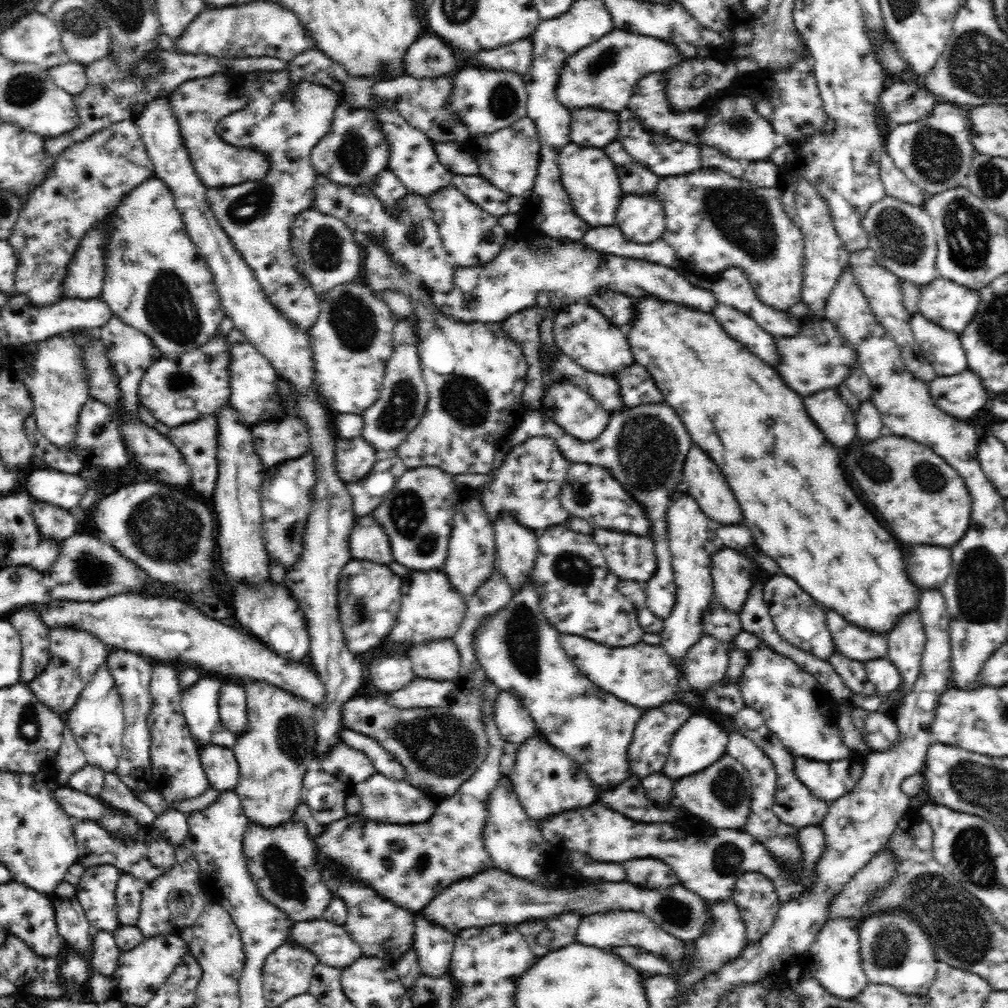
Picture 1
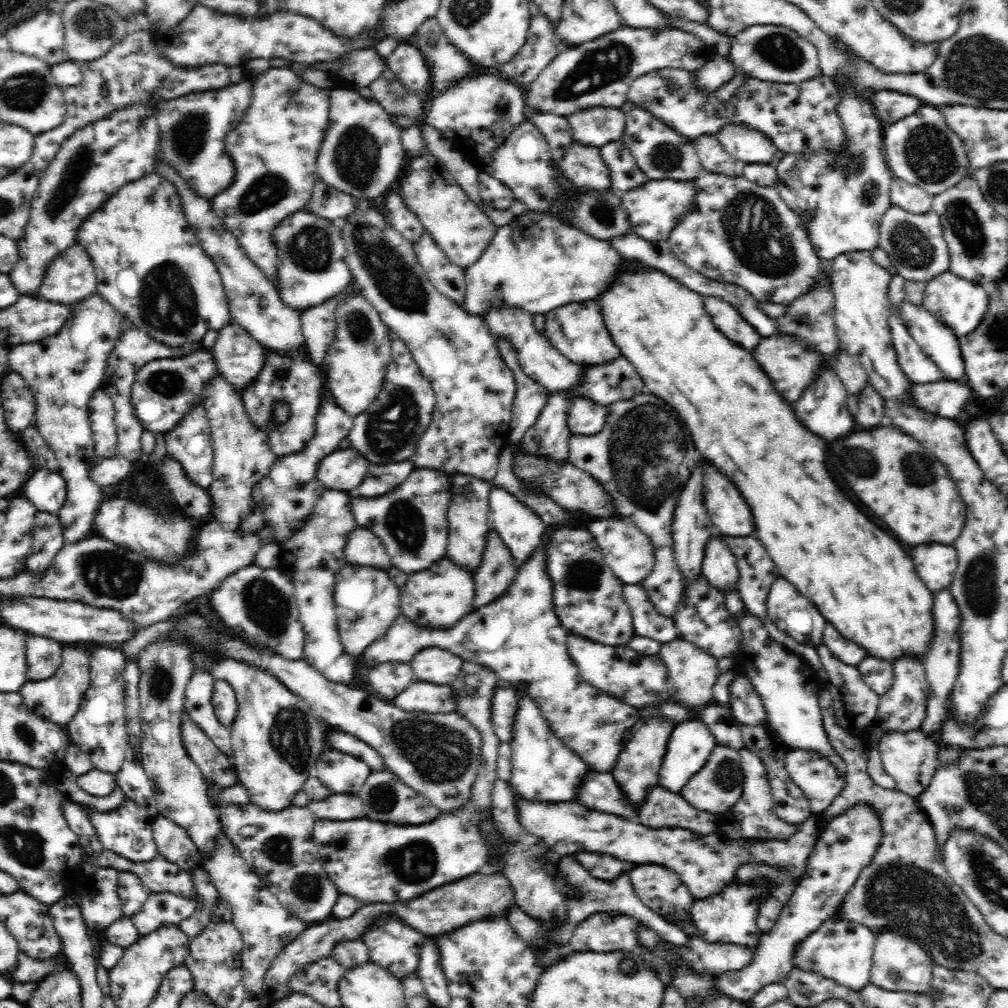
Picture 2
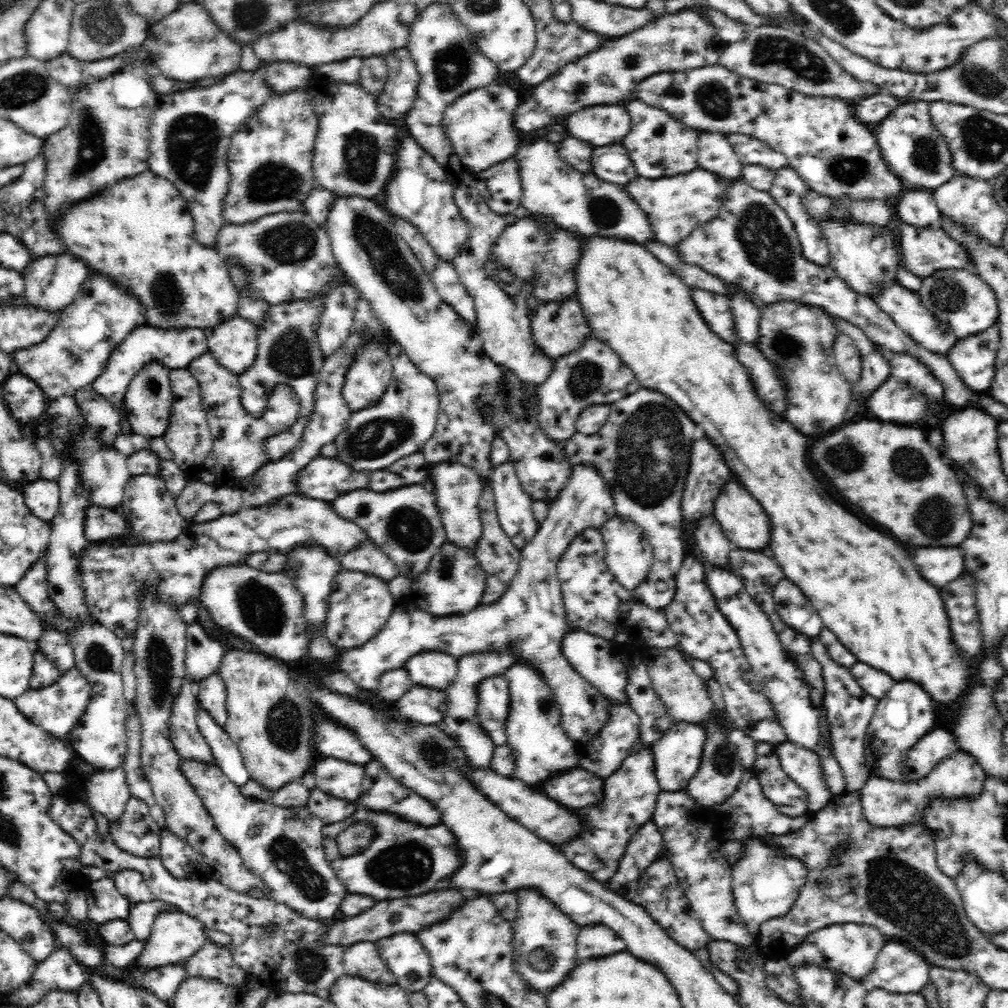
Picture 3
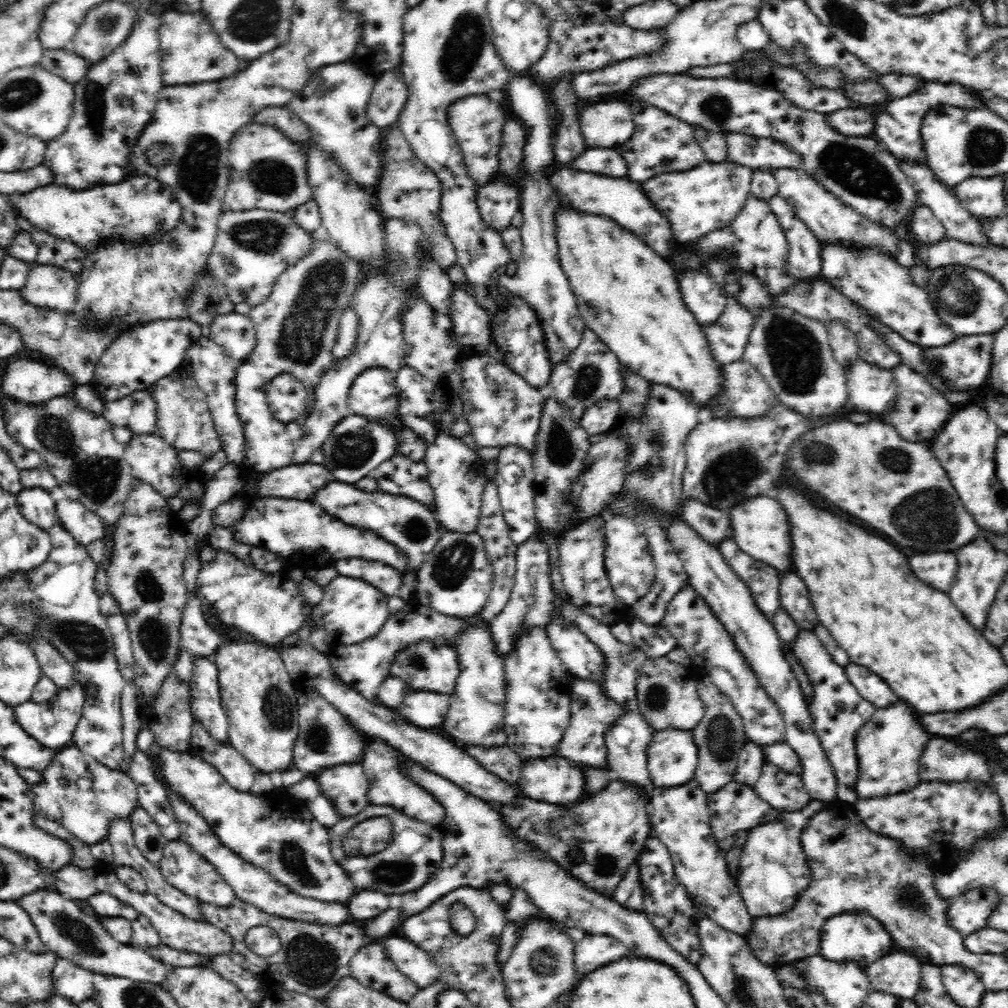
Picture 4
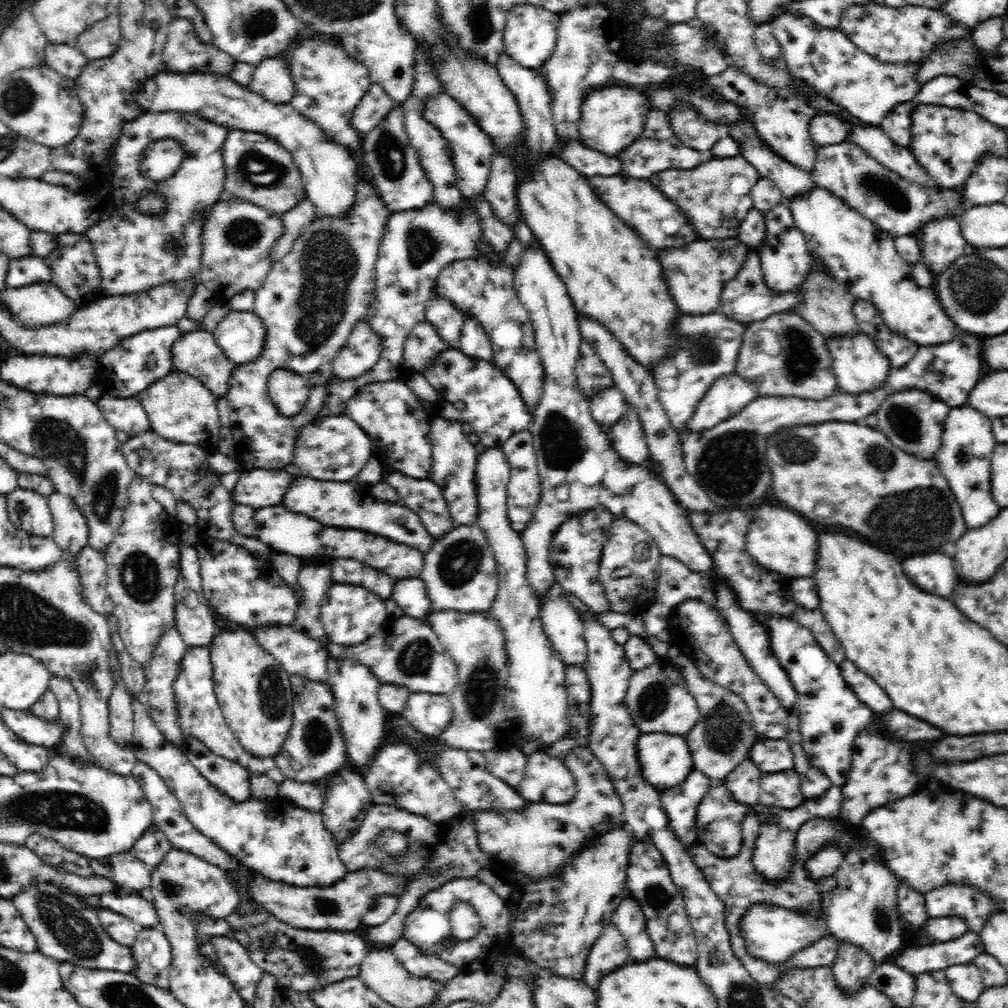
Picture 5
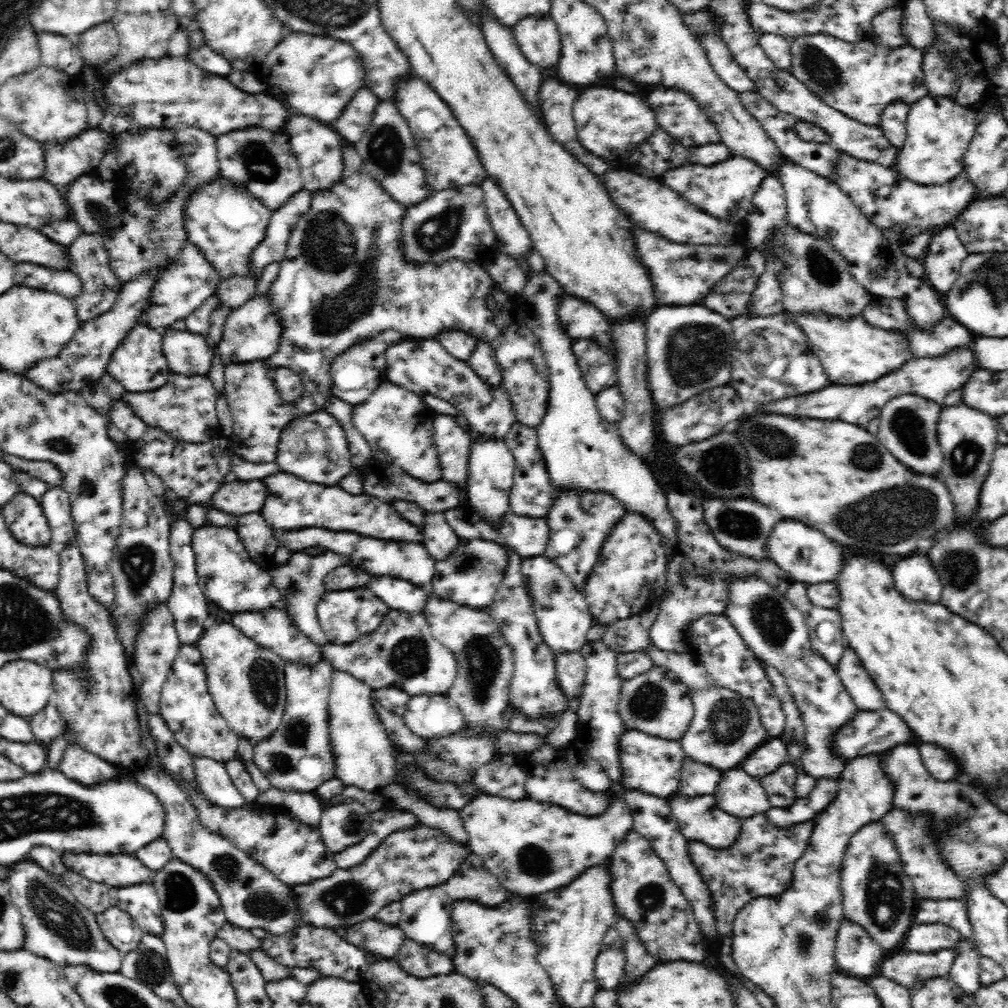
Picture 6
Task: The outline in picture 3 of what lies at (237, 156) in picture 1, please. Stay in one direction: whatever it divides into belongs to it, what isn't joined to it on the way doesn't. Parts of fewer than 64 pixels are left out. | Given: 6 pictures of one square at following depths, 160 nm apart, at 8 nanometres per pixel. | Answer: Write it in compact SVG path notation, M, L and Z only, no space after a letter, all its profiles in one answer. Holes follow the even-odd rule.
M262 60L256 69L239 69L210 86L198 84L196 88L159 94L150 118L148 170L172 182L186 200L199 244L214 248L218 232L226 224L222 205L230 185L229 138L271 98L293 90L306 90L316 83L312 78L316 74L314 70L314 66L289 60Z

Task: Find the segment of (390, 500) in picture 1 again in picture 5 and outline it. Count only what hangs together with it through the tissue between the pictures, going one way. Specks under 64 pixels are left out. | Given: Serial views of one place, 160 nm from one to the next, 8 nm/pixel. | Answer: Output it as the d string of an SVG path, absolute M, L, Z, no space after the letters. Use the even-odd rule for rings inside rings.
M292 475L292 482L286 488L286 494L279 504L294 513L304 514L308 518L322 522L324 526L372 532L372 534L390 538L394 542L412 546L423 553L427 553L431 549L436 540L432 539L432 535L426 531L426 527L414 511L403 504L380 502L366 494L368 494L367 490L363 490L353 482L330 482Z

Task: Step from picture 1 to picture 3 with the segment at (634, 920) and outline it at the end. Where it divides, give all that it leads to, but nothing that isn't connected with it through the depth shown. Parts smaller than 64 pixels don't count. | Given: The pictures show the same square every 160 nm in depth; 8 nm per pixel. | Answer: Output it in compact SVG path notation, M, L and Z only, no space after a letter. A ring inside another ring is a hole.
M598 924L586 926L579 932L576 958L578 962L584 962L626 950L626 943L614 931Z

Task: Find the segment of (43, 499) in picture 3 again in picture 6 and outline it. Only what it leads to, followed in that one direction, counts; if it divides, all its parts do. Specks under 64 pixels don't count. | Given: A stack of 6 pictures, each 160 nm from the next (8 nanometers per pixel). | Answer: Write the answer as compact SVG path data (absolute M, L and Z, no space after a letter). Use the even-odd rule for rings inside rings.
M18 493L5 506L3 516L16 541L32 547L53 544L52 531L37 498Z

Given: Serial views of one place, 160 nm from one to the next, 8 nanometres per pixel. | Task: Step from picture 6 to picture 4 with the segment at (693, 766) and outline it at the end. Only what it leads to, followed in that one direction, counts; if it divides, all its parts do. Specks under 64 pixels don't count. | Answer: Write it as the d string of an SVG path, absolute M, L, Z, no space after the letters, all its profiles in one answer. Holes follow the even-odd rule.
M695 779L676 787L655 787L647 805L651 836L659 838L671 854L677 879L687 888L687 893L703 904L705 912L722 929L744 937L752 929L753 918L734 879L726 869L726 847L716 845L710 829L707 793Z

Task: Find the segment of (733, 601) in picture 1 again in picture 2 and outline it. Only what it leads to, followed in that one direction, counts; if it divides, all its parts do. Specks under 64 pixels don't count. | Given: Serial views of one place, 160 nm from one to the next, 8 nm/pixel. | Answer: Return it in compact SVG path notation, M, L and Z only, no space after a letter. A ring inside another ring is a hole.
M720 534L713 535L706 542L704 558L702 558L702 575L709 580L712 586L719 588L722 592L737 588L736 557Z

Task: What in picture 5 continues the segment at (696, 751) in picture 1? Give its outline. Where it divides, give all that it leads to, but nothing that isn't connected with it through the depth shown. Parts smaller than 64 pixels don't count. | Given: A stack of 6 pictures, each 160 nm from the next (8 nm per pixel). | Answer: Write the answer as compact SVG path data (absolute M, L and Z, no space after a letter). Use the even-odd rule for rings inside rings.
M641 733L636 740L636 753L638 753L640 775L646 780L646 783L656 788L660 793L682 785L688 774L695 768L689 746L683 735Z

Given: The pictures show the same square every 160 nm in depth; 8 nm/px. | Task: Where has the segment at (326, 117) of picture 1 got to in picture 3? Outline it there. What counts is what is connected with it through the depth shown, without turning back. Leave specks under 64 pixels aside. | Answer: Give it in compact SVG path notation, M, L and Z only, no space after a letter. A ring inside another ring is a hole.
M305 89L276 95L263 104L245 126L229 138L227 160L229 162L230 185L223 200L225 223L244 225L255 222L266 214L301 211L306 198L316 187L313 174L314 138L318 130L318 117L310 105L310 95Z

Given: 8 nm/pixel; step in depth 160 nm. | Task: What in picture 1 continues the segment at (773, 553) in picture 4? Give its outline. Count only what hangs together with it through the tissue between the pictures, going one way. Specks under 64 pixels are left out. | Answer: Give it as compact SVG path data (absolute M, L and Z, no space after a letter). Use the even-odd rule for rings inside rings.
M692 446L688 451L683 466L683 477L689 484L688 493L695 498L704 514L707 514L716 524L722 526L744 524L742 510L740 510L726 478L720 474L720 470L710 460L710 456L706 452L702 452L698 446Z

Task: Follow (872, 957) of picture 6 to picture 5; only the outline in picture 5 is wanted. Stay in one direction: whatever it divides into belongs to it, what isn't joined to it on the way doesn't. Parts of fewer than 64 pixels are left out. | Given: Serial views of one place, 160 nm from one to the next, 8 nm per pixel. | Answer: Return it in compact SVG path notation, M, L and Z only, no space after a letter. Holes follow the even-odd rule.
M838 943L837 948L837 957L831 964L837 984L844 990L858 990L867 984L869 974L879 962L859 946Z

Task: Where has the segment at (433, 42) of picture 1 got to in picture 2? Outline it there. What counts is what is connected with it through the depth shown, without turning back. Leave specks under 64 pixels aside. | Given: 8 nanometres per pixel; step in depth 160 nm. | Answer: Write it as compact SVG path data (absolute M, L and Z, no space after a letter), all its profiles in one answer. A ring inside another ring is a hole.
M400 42L384 59L387 68L396 74L408 93L425 92L430 85L430 67L414 45Z

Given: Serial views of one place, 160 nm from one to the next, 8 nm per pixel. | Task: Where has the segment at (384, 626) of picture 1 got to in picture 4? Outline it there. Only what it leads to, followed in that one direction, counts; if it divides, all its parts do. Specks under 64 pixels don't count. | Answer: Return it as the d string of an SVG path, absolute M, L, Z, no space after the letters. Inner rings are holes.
M338 575L323 588L323 591L322 600L319 602L323 612L321 625L334 640L335 645L354 645L364 642L378 634L390 618L388 597L362 579Z

